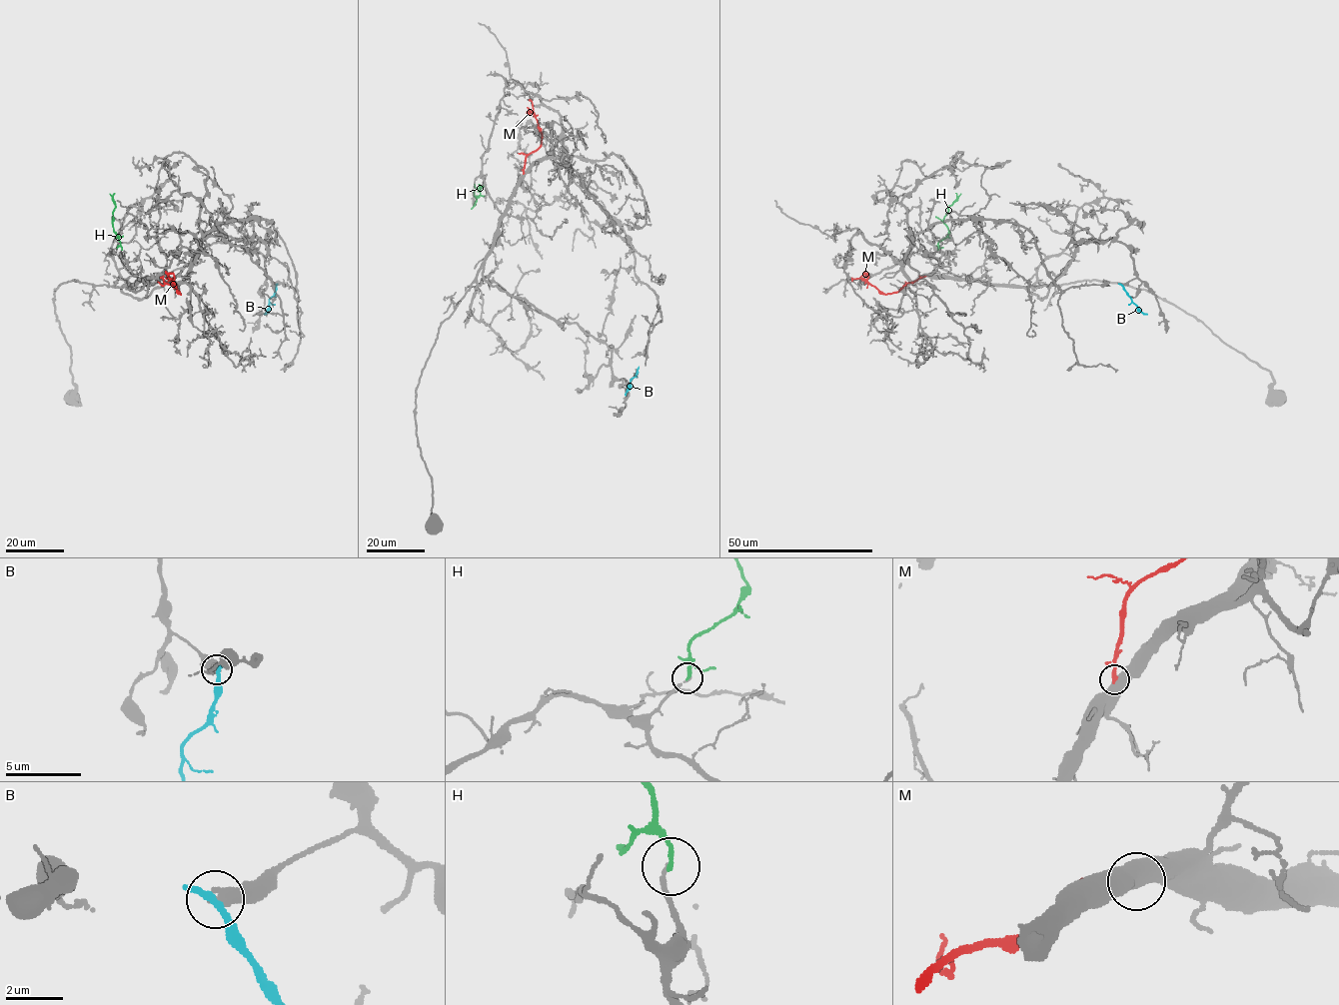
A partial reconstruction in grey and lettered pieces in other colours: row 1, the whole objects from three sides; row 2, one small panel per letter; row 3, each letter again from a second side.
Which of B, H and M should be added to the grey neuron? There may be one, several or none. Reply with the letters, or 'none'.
H

